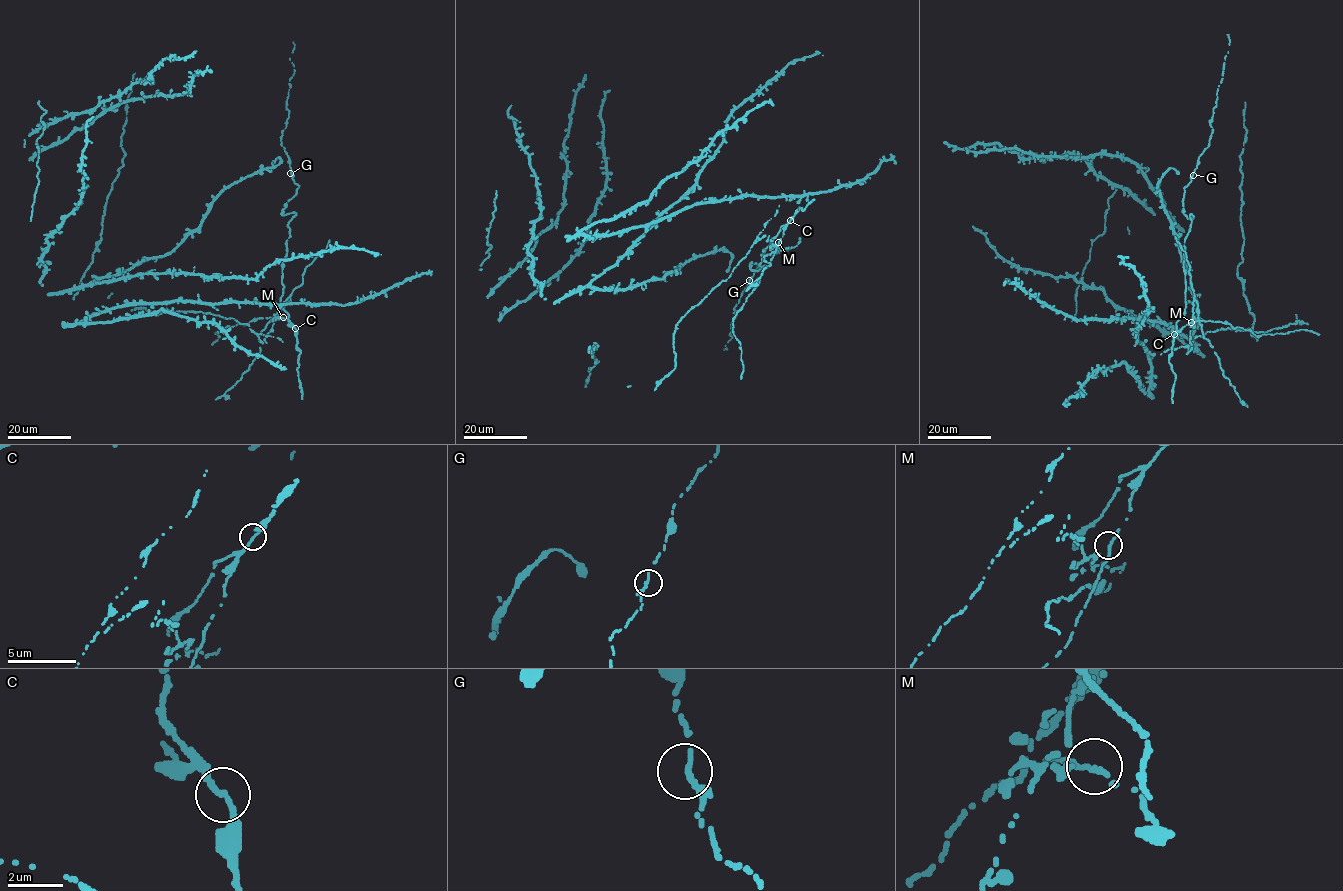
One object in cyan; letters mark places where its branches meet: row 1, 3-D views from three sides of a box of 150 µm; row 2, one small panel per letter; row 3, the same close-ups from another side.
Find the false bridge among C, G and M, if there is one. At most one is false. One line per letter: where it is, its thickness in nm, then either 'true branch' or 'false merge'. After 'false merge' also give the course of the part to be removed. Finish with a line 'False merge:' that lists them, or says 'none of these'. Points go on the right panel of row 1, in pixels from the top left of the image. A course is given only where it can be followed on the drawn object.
C: place (1174, 334); calibre 200 nm; true branch
G: place (1193, 175); calibre 190 nm; true branch
M: place (1191, 322); calibre 200 nm; false merge
False merge: M

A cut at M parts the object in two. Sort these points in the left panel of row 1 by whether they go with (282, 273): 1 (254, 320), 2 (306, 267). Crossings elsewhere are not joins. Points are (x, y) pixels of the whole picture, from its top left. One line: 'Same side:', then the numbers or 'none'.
Same side: 1

